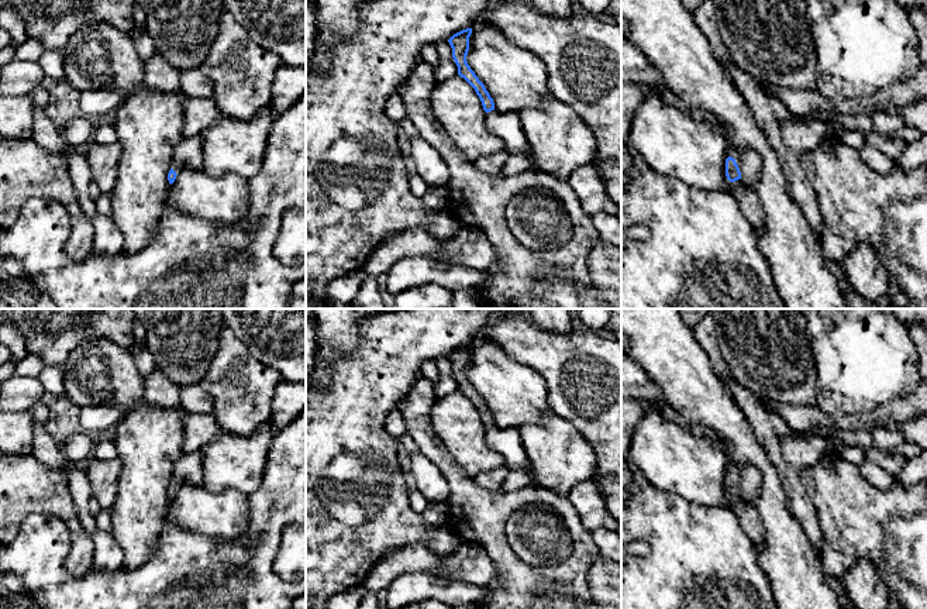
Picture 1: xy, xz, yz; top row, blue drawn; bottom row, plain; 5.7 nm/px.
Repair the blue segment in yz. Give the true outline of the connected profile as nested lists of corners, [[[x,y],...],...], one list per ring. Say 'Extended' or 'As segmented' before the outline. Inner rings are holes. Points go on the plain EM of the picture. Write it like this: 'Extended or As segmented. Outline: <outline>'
Extended. Outline: [[[751,464],[735,465],[726,475],[726,492],[730,498],[741,495],[751,500],[759,495],[761,486],[762,474]]]

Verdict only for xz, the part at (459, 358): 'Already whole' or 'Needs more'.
Needs more

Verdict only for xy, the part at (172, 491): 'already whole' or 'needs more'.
needs more

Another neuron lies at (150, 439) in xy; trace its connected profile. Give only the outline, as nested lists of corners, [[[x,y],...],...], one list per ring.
[[[144,399],[116,426],[123,469],[110,509],[111,533],[124,551],[125,570],[144,565],[154,554],[170,505],[172,471],[185,453],[187,416],[180,406],[151,406]]]

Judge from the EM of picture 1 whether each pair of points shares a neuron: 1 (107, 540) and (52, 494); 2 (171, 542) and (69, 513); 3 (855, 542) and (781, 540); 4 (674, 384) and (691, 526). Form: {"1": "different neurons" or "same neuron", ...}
{"1": "different neurons", "2": "different neurons", "3": "different neurons", "4": "different neurons"}

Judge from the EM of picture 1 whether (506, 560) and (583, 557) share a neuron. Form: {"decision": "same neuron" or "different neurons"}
{"decision": "same neuron"}

